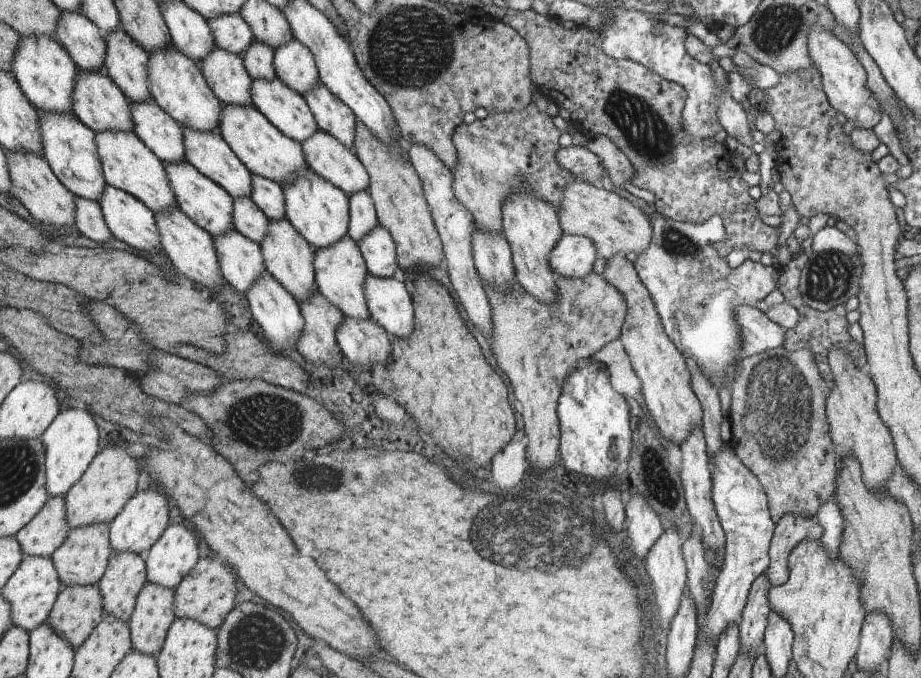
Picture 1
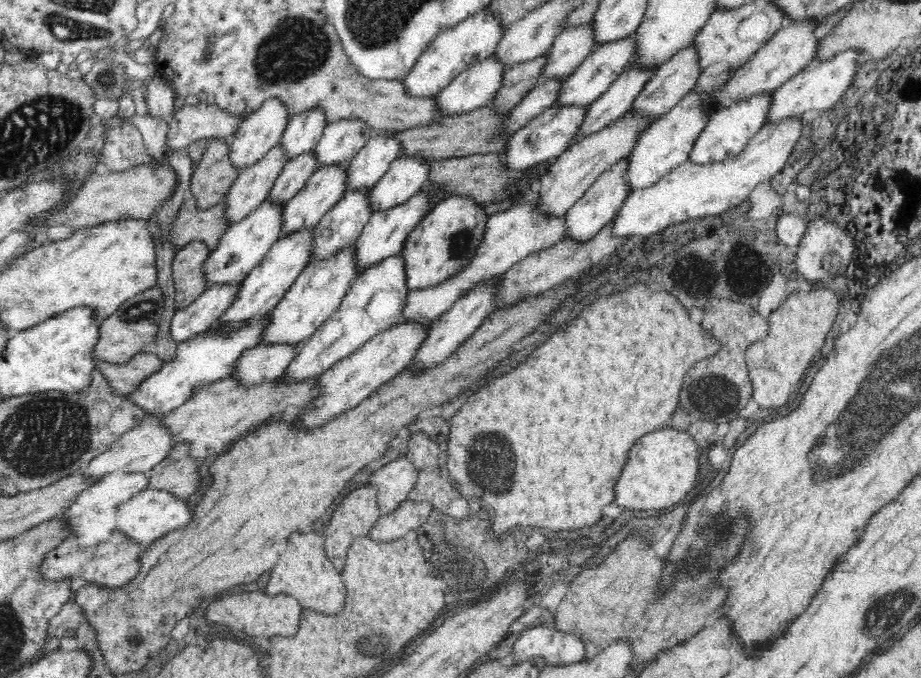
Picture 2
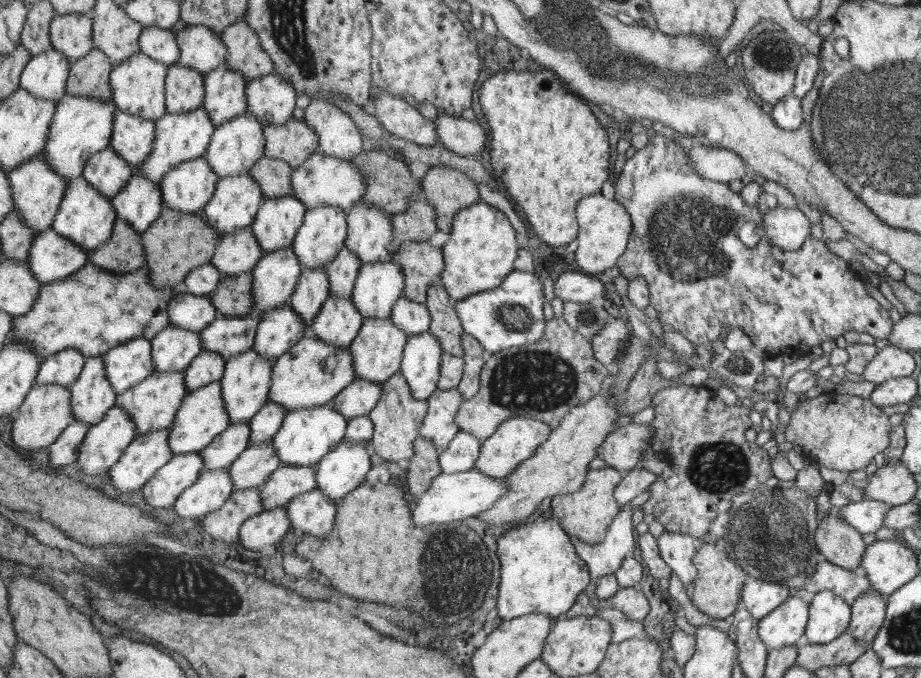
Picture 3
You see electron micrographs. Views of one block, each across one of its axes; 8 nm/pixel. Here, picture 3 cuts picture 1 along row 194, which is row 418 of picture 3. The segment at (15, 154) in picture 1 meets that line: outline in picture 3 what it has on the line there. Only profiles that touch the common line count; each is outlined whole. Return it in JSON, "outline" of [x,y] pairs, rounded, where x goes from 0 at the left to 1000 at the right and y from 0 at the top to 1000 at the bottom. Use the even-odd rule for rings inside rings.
{"outline":[[[38,566],[26,596],[14,612],[13,652],[23,664],[43,667],[45,661],[58,656],[72,631],[80,621],[75,571],[62,566]]]}

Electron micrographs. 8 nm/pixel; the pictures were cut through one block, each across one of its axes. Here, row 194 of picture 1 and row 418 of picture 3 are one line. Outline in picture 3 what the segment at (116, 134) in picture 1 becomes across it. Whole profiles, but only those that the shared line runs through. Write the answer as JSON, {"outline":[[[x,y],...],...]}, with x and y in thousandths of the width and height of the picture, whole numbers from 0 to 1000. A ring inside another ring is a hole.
{"outline":[[[199,547],[167,549],[153,566],[127,583],[125,597],[132,600],[149,625],[149,640],[182,633],[188,625],[192,605],[197,602],[203,581],[203,563]]]}

